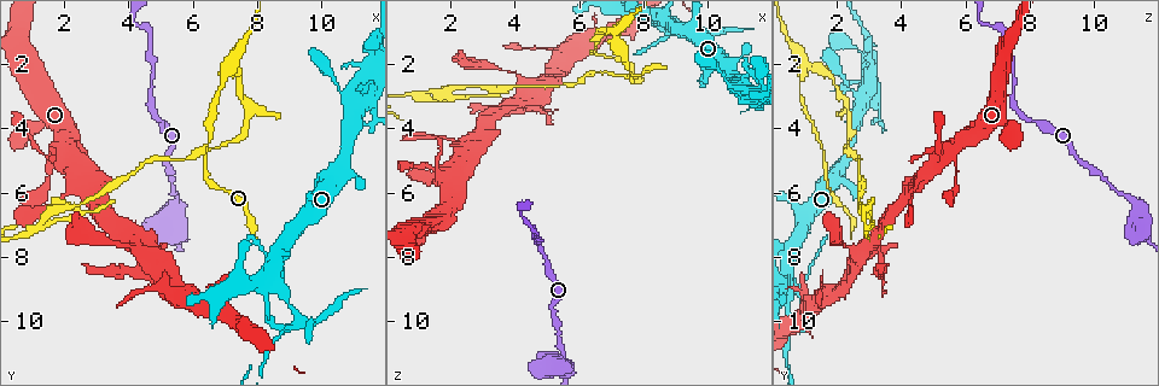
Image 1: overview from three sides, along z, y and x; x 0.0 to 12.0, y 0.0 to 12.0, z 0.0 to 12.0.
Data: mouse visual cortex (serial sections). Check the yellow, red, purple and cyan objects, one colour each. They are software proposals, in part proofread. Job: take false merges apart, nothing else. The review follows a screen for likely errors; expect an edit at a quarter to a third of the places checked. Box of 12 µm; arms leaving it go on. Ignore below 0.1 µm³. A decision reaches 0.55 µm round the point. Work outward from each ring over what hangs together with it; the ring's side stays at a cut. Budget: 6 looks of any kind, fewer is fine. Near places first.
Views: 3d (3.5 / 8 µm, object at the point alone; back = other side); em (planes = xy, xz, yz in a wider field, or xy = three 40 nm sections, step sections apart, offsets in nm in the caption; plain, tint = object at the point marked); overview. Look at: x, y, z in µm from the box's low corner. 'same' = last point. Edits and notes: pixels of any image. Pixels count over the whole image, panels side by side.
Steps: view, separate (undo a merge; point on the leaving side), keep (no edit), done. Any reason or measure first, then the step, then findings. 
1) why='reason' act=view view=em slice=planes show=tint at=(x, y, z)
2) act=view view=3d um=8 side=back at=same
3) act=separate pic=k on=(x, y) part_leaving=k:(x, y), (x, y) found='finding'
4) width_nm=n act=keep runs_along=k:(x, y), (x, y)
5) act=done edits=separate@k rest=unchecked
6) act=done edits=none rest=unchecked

why='side arm on a straight run' act=view view=3d um=3.5 at=(11.0, 3.3, 2.8)

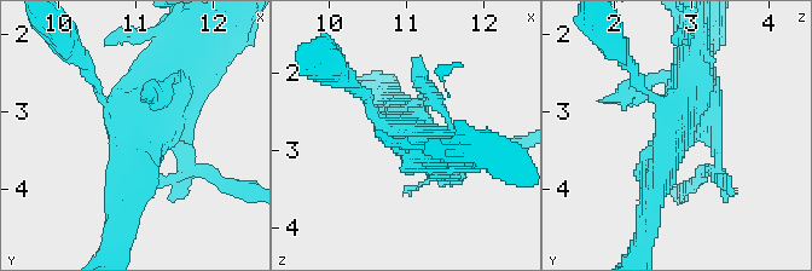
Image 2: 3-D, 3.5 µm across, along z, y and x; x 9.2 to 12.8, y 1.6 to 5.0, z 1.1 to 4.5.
arms=3 arm_widths_nm=150,350,600 act=view view=em slice=xy step=5 show=tint at=(11.05, 3.35, 2.70)

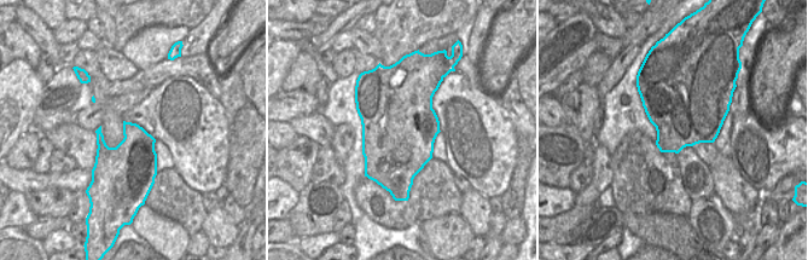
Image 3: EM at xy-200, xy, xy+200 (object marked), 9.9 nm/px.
width_nm=750 act=separate pic=2 on=(174, 179) part_leaving=2:(708, 115), (715, 179), (728, 186) found='two cells meet here'

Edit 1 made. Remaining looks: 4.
why='see it whole again' act=view view=overview

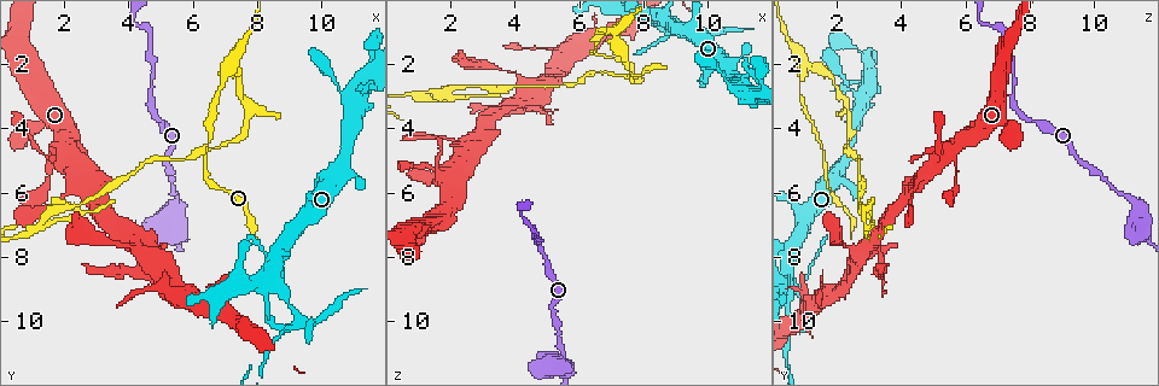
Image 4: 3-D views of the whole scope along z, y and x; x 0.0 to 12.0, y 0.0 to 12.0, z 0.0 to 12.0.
why='a fork' act=view view=3d um=3.5 side=back at=(4.4, 7.9, 2.9)

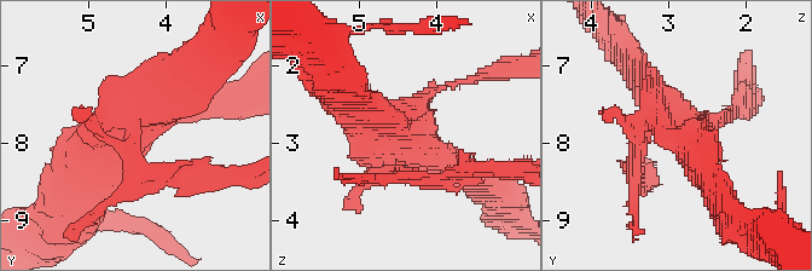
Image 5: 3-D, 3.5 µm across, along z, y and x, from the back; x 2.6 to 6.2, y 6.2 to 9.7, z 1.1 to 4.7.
act=view view=em slice=xy step=3 show=tint at=(4.40, 7.80, 2.90)

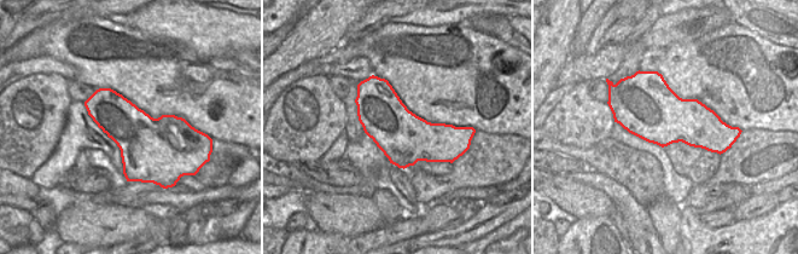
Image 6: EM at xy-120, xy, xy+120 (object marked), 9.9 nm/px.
act=view view=em slice=xy step=1 show=tint at=same

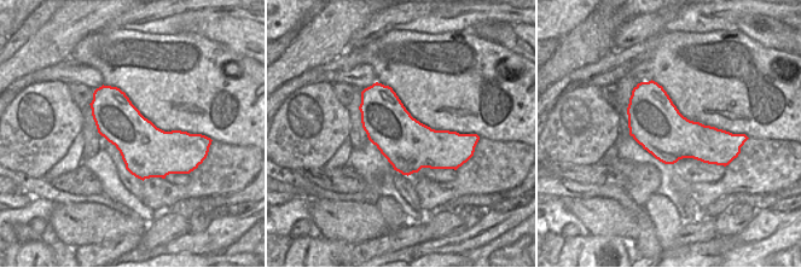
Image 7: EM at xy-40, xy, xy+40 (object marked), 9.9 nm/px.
act=separate pic=5 on=(634, 185) part_leaving=5:(645, 134), (630, 176), (642, 176) found='two cells meet here'

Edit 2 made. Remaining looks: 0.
act=done edits=separate@2,separate@5 rest=unchecked

